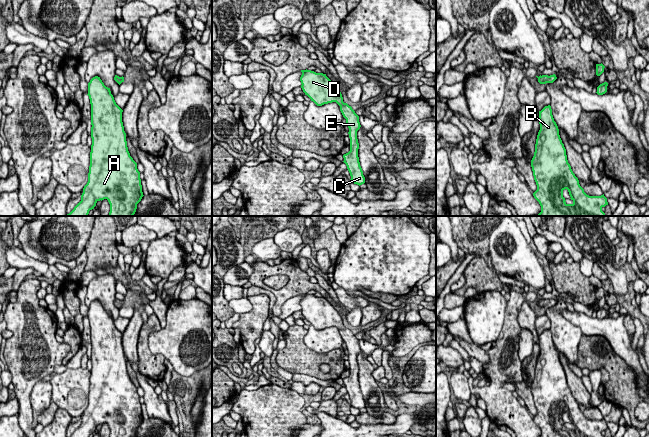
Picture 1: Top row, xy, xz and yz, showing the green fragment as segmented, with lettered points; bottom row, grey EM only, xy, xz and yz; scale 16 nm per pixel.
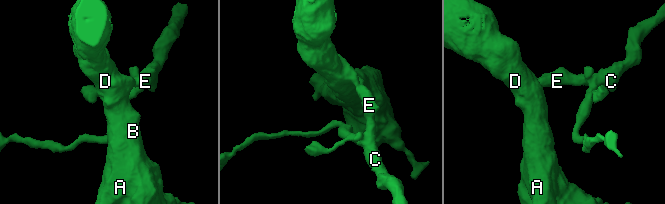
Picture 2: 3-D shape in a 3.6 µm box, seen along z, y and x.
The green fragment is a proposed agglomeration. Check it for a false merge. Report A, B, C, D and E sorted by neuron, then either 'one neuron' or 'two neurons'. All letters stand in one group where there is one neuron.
A B C D E; one neuron

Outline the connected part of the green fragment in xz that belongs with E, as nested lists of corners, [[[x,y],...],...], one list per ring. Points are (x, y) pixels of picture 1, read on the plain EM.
[[[301,294],[300,301],[301,312],[305,319],[317,330],[336,326],[340,330],[340,335],[346,343],[346,348],[349,352],[350,375],[343,379],[344,387],[351,400],[351,406],[357,409],[365,407],[362,392],[360,390],[358,373],[359,367],[357,363],[357,355],[361,349],[359,340],[355,337],[351,330],[343,326],[343,321],[340,314],[334,307],[323,297],[316,297],[311,294]]]

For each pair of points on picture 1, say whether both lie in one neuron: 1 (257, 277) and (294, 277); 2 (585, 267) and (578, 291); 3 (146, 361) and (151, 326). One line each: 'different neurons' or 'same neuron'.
1: same neuron
2: different neurons
3: same neuron

